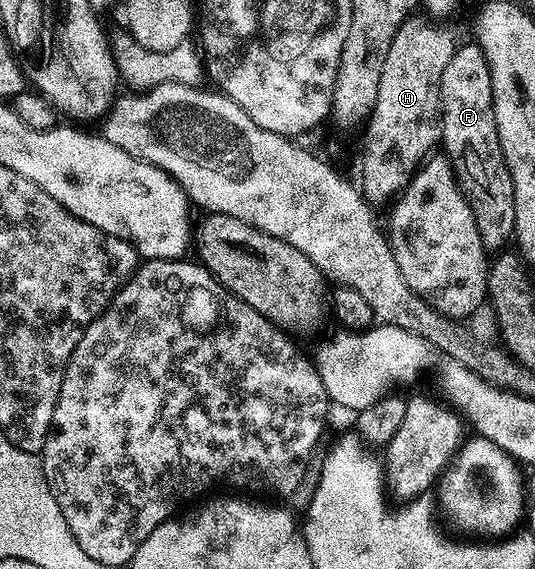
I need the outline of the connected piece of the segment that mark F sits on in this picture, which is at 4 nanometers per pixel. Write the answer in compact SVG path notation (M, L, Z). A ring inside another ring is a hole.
M475 42L457 46L450 61L446 61L446 69L442 69L440 137L443 154L452 165L460 192L474 213L474 225L478 225L478 237L485 251L496 253L507 248L516 233L514 181L498 141L490 69Z

